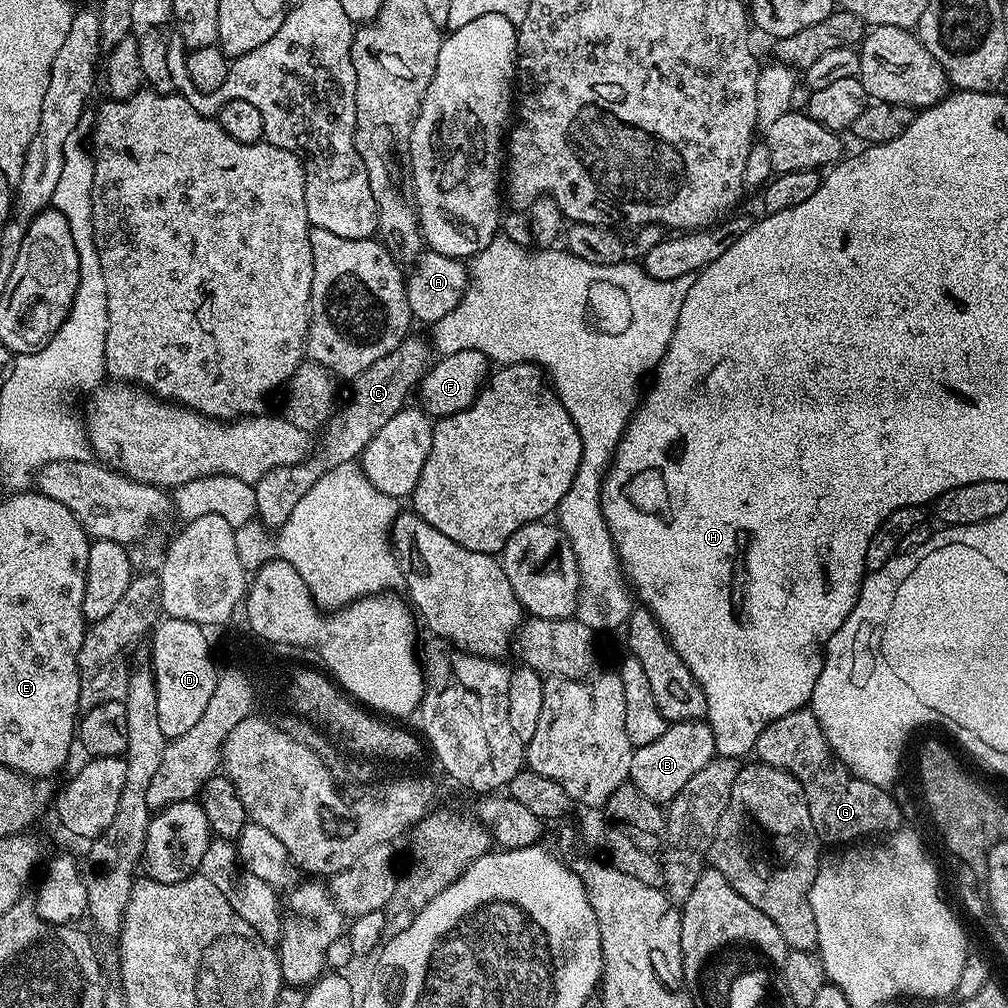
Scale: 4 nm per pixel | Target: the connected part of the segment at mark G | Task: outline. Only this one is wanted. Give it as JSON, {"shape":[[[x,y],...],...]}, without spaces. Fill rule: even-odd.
{"shape":[[[811,707],[799,708],[770,722],[766,730],[758,734],[754,756],[759,763],[774,766],[800,783],[810,806],[810,822],[816,831],[816,839],[825,845],[848,846],[865,838],[891,834],[901,827],[900,808],[891,796],[893,793],[852,774],[832,753]]]}

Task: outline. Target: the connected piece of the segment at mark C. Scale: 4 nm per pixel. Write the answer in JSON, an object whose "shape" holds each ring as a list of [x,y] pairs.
{"shape":[[[410,334],[386,358],[378,358],[374,366],[366,366],[362,374],[351,377],[352,401],[332,413],[322,428],[324,437],[318,440],[314,458],[303,464],[294,466],[278,466],[257,480],[256,490],[256,516],[265,529],[279,530],[290,518],[294,506],[298,506],[298,498],[318,482],[323,472],[337,468],[343,464],[351,464],[364,451],[364,448],[376,434],[409,403],[408,395],[413,395],[414,389],[419,385],[421,378],[428,371],[434,360],[434,352],[429,341],[416,334]]]}

